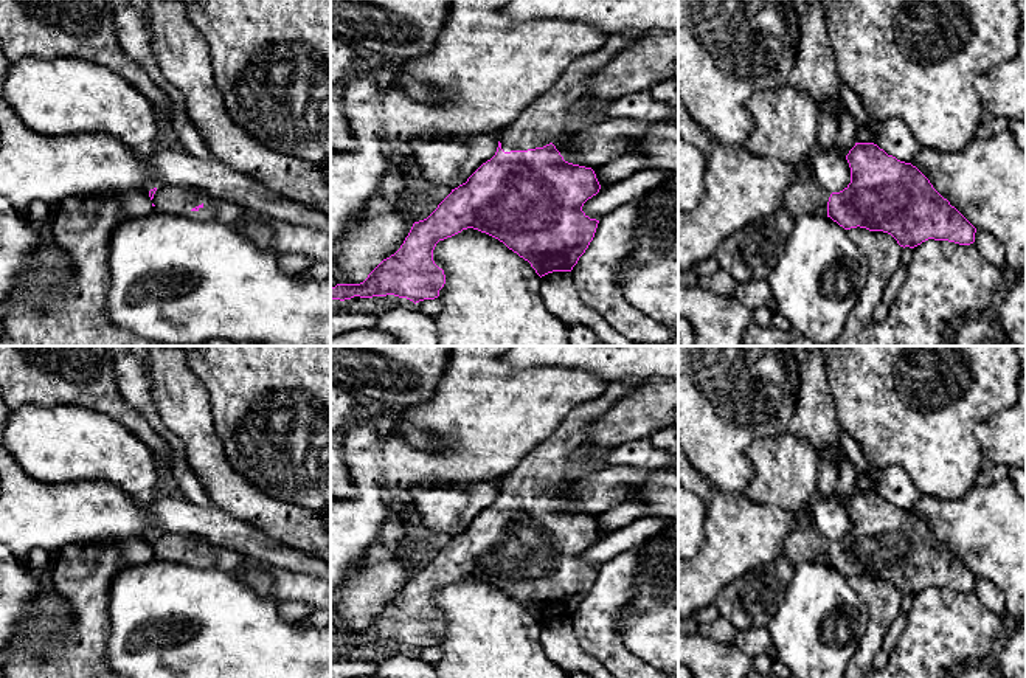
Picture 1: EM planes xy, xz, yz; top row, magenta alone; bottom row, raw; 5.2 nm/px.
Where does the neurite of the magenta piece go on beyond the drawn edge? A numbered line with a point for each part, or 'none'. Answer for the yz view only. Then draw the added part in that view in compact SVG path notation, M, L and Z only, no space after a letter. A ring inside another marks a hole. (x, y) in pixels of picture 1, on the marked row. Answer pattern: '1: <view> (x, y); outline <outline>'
1: yz (803, 197); outline M807 175L798 178L782 194L785 209L793 216L818 213L827 217L830 192L818 188Z

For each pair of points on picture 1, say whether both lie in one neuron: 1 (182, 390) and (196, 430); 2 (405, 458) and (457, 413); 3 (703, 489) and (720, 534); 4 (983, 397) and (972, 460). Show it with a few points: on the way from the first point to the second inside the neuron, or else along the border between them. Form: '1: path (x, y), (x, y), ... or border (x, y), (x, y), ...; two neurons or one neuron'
1: path (182, 399), (191, 421); one neuron
2: path (430, 461), (460, 458), (469, 450), (469, 438); one neuron
3: border (717, 494), (707, 503); two neurons
4: path (967, 413), (966, 444); one neuron

